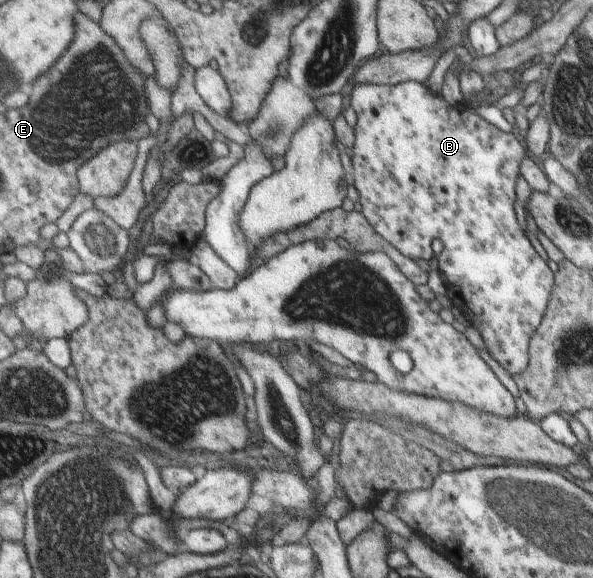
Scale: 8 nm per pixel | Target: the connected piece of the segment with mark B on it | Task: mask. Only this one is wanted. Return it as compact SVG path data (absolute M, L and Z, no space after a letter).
M403 81L396 85L353 85L351 90L347 91L345 96L345 104L349 104L356 116L355 125L352 127L354 142L351 148L351 168L353 169L353 186L359 194L358 202L361 205L361 213L368 220L371 228L383 240L389 242L391 246L395 246L397 251L412 260L425 260L429 262L433 258L431 251L431 241L439 240L442 244L442 250L435 256L437 269L445 276L446 297L453 307L457 307L465 316L469 324L472 325L483 338L485 348L489 356L510 377L524 373L528 364L528 345L532 339L533 332L539 327L542 315L546 310L546 305L551 293L551 284L555 283L555 278L551 278L551 270L547 268L547 264L537 256L537 252L533 250L533 246L529 244L529 240L525 238L523 230L519 228L517 220L515 220L515 212L513 212L513 186L515 186L515 176L517 176L517 168L520 168L519 162L523 159L523 148L521 144L511 136L511 134L503 134L501 130L487 124L483 118L479 118L475 112L471 110L457 110L451 108L448 102L443 98L431 94L429 90L423 90L421 83L417 81Z

